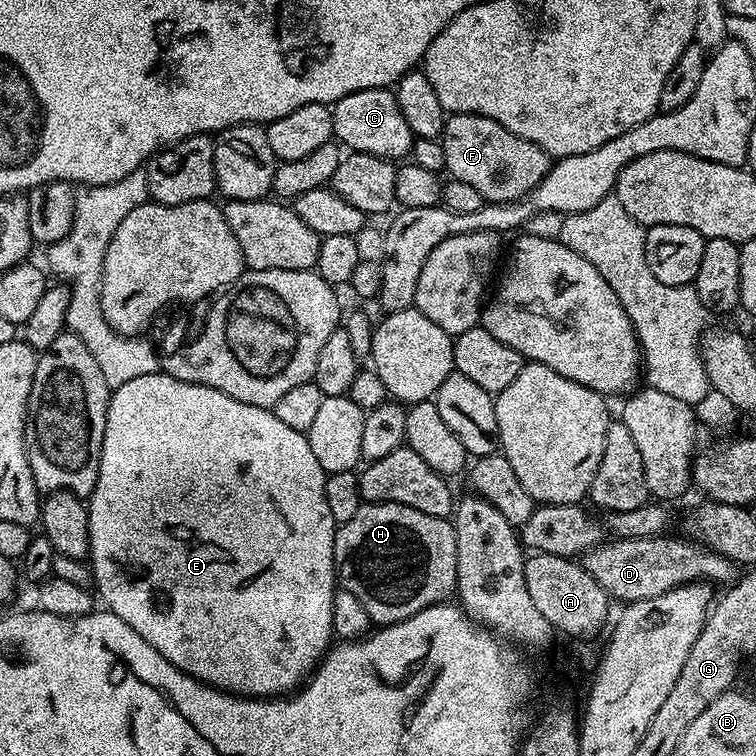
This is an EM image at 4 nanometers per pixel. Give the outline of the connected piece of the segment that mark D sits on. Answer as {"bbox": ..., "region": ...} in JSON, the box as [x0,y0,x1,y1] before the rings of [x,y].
{"bbox":[582,534,738,605],"region":[[[672,534],[629,540],[616,538],[611,541],[613,544],[605,542],[585,552],[582,563],[594,582],[598,582],[602,590],[606,590],[608,597],[613,601],[622,600],[625,605],[657,597],[681,584],[707,581],[716,586],[728,586],[737,579],[738,565],[735,560],[726,558],[707,546],[683,539],[675,540]]]}

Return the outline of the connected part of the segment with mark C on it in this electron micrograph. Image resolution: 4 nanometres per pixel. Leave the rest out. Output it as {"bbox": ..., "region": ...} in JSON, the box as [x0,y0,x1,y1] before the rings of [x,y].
{"bbox":[331,88,413,162],"region":[[[371,88],[354,94],[331,105],[332,134],[345,149],[374,154],[383,160],[400,162],[411,153],[413,134],[398,110],[396,94],[392,88]]]}

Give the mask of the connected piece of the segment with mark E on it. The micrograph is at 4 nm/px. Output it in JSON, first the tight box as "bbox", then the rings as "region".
{"bbox":[86,370,338,698],"region":[[[162,370],[154,374],[142,374],[142,378],[134,378],[131,382],[126,382],[126,386],[118,386],[108,398],[106,430],[102,438],[102,454],[98,466],[98,482],[94,486],[91,496],[87,497],[86,500],[88,505],[88,529],[90,530],[88,560],[90,561],[95,591],[98,596],[98,591],[100,591],[100,596],[104,599],[103,607],[107,611],[113,612],[118,618],[122,618],[122,622],[126,622],[126,626],[130,626],[130,630],[134,630],[140,637],[146,638],[146,642],[150,642],[150,646],[154,646],[154,650],[158,650],[158,654],[162,654],[162,658],[166,658],[166,662],[178,666],[178,670],[190,674],[204,684],[209,684],[211,688],[218,688],[221,692],[249,698],[280,698],[285,694],[295,693],[296,689],[301,687],[308,677],[315,672],[316,665],[324,659],[334,640],[330,610],[332,609],[332,599],[338,590],[338,569],[334,558],[334,538],[338,525],[334,514],[330,514],[330,505],[326,502],[327,481],[328,478],[322,470],[322,466],[318,466],[318,458],[314,458],[314,450],[310,450],[307,435],[298,430],[290,430],[290,426],[278,422],[275,411],[250,406],[246,402],[238,402],[213,388],[182,382],[178,378],[168,376]]]}

